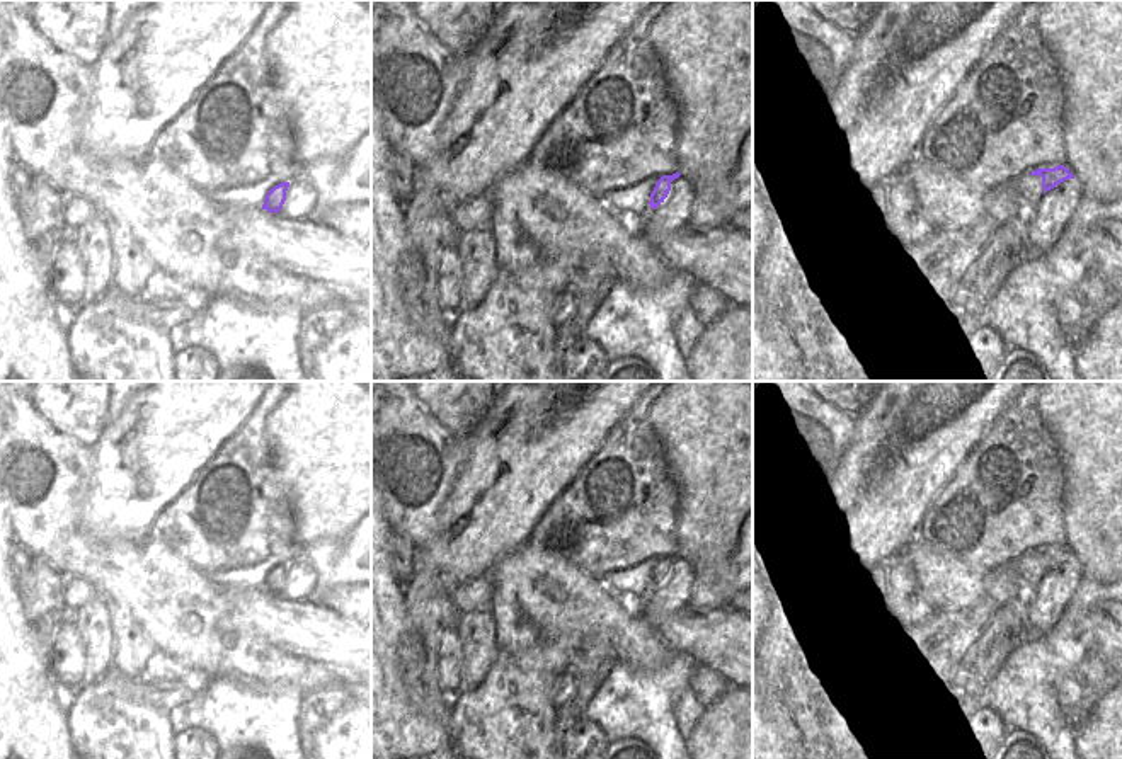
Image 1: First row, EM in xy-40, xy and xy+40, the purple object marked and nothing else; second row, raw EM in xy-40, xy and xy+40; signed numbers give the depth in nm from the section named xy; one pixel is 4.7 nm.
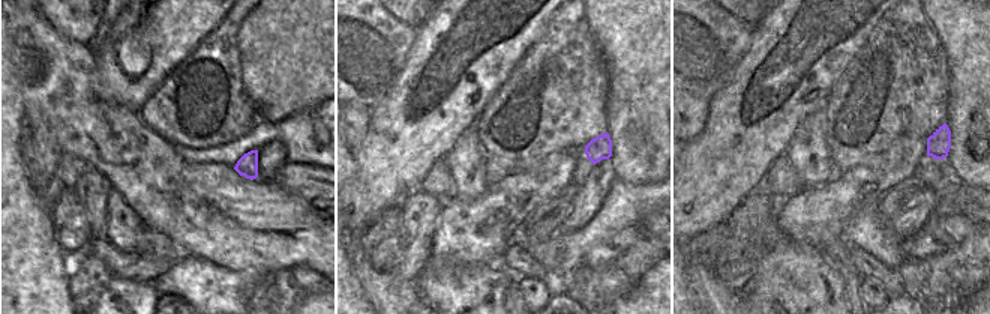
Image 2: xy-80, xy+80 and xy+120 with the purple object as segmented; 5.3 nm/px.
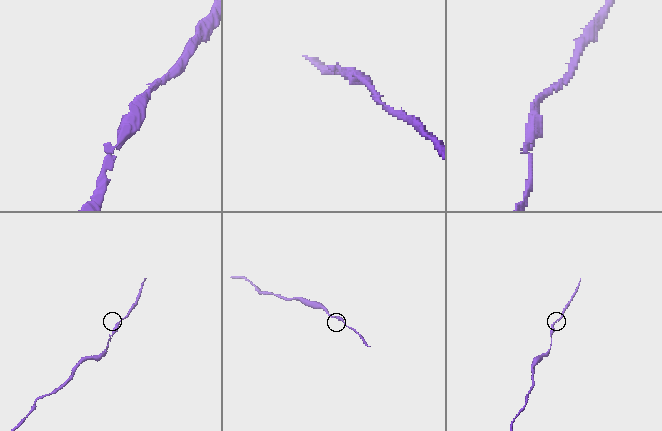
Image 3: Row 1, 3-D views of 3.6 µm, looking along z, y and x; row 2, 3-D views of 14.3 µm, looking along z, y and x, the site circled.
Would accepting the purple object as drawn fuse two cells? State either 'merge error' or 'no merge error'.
no merge error

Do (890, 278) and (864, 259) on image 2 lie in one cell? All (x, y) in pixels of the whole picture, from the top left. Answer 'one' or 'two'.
one

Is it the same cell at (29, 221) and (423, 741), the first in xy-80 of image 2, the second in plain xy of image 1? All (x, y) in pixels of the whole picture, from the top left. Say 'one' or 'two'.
one

